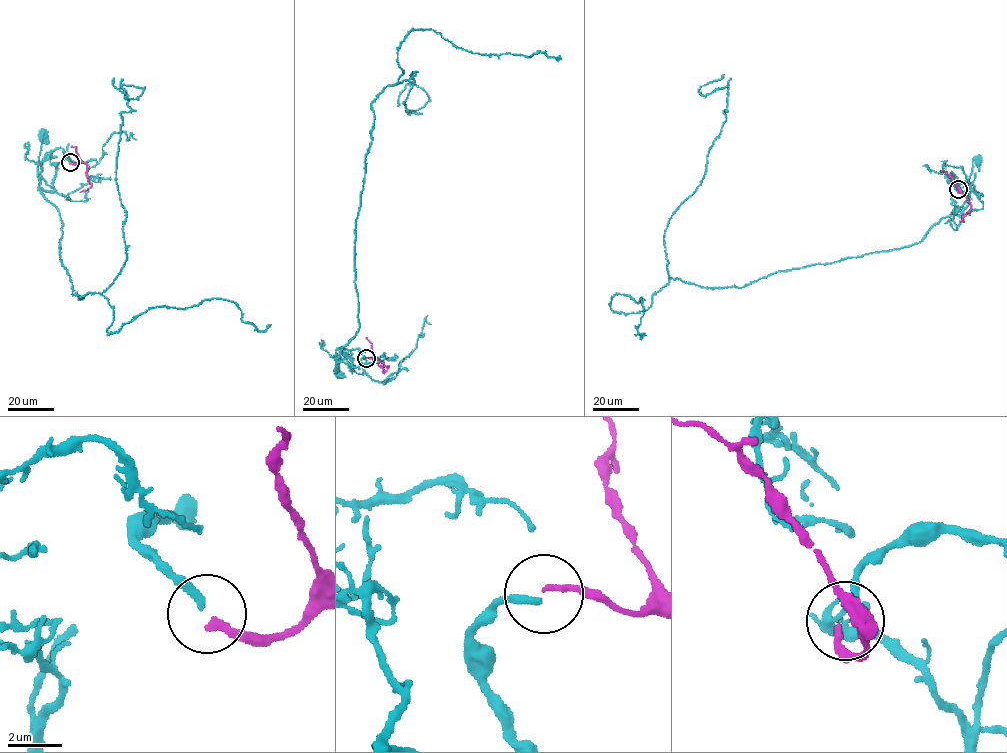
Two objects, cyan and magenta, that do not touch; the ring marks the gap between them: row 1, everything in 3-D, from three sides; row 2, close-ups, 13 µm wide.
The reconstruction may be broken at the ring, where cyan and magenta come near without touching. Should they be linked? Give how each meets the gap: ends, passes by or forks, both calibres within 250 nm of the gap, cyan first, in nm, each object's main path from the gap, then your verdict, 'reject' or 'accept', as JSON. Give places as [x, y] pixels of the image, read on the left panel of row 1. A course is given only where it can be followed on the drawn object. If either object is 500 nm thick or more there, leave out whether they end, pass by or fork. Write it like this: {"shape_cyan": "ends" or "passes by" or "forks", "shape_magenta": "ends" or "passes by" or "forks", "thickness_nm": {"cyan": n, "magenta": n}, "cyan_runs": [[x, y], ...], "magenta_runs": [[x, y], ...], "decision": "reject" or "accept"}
{"shape_cyan": "ends", "shape_magenta": "ends", "thickness_nm": {"cyan": 260, "magenta": 280}, "cyan_runs": [[69, 162], [65, 154], [67, 157], [55, 169], [54, 190], [43, 190], [37, 175], [42, 134]], "magenta_runs": [[70, 162], [83, 162], [88, 166], [86, 176], [91, 186], [80, 192]], "decision": "accept"}

